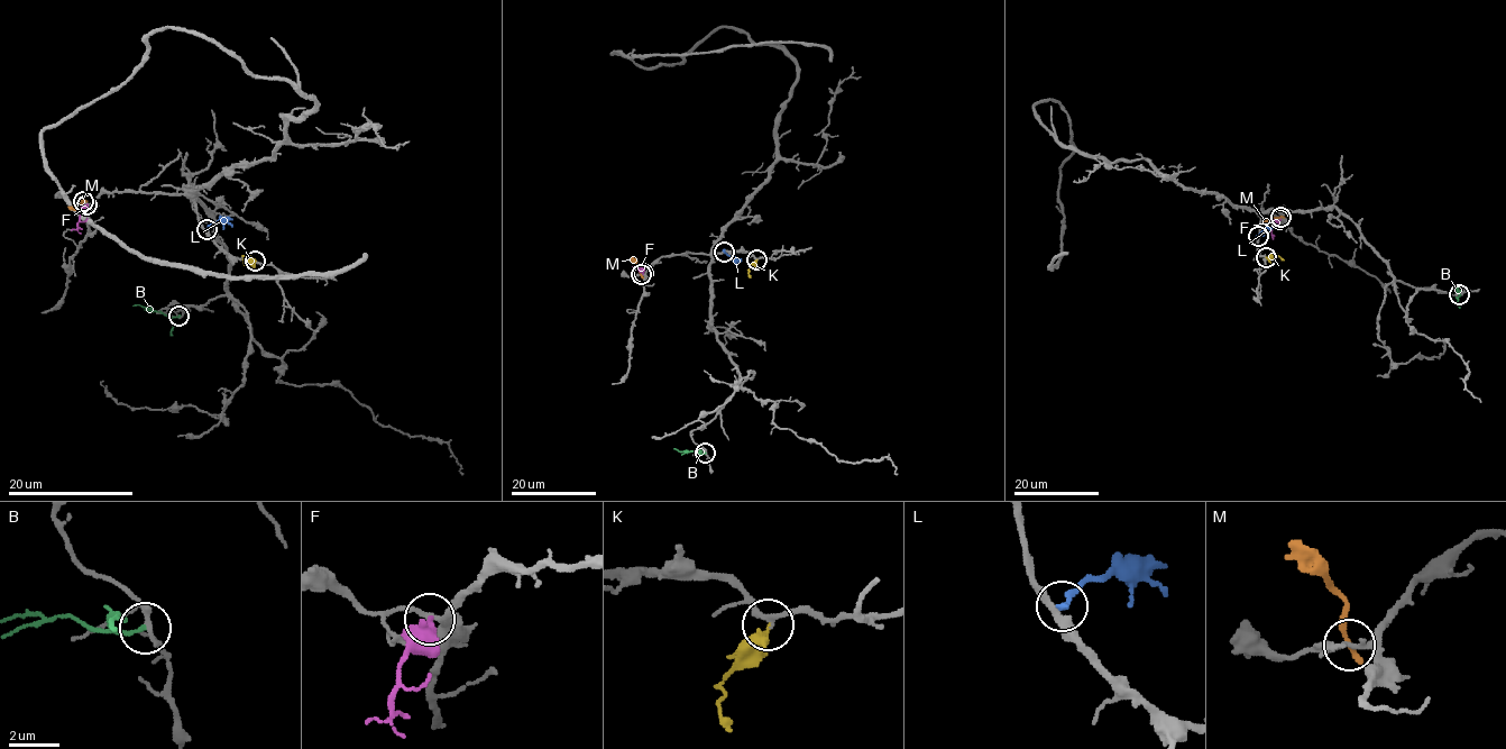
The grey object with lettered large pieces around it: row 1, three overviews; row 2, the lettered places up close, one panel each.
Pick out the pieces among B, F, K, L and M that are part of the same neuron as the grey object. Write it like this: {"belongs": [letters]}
{"belongs": ["K"]}

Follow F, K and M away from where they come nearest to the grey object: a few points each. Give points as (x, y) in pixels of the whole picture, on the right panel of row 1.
F: (1280, 219), (1272, 227), (1273, 237)
K: (1266, 257), (1276, 254), (1284, 261)
M: (1282, 217), (1264, 222)

